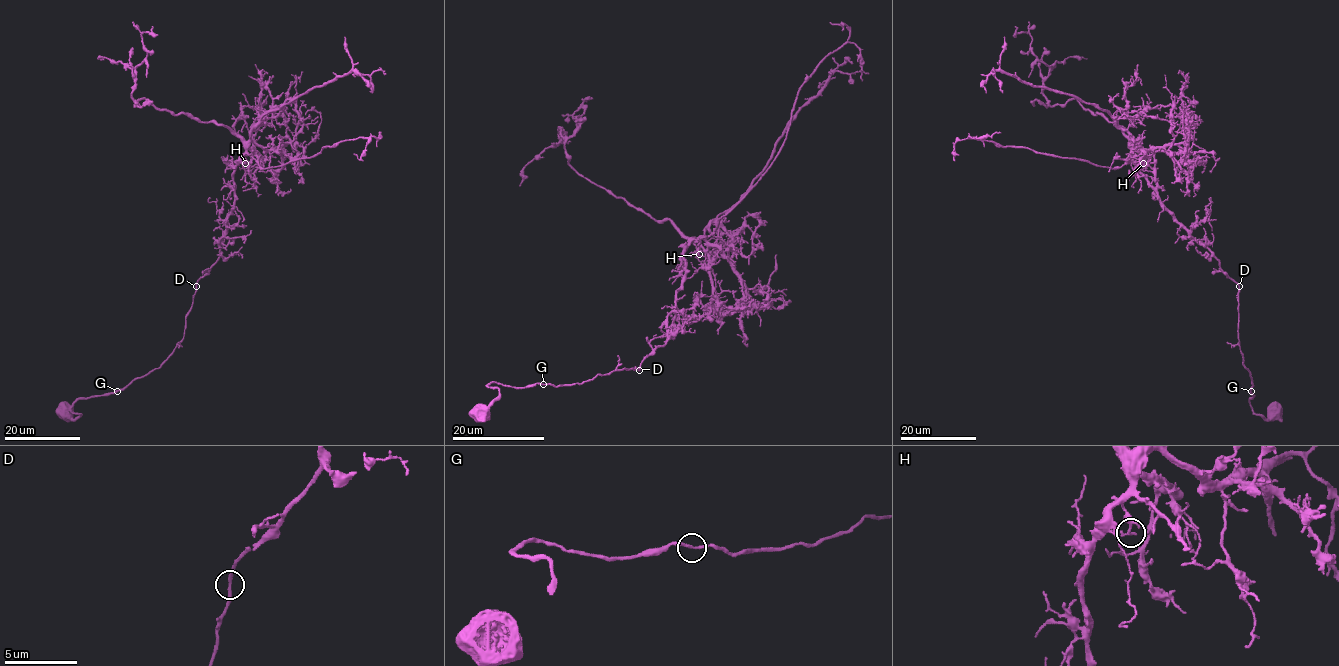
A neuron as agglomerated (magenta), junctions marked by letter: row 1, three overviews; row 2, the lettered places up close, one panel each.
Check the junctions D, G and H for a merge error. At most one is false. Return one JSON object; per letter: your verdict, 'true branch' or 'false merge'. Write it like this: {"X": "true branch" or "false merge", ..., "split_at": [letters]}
{"D": "true branch", "G": "true branch", "H": "true branch", "split_at": []}

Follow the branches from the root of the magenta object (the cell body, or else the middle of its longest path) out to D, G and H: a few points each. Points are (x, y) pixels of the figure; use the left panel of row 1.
D: (64, 412), (77, 419), (80, 415), (71, 410), (77, 400), (123, 390), (157, 369), (183, 338), (196, 286)
G: (64, 412), (65, 416), (77, 419), (80, 415), (71, 410), (77, 400), (116, 390)
H: (64, 412), (77, 419), (77, 400), (147, 375), (183, 338), (197, 281), (220, 255), (243, 154), (245, 163)

